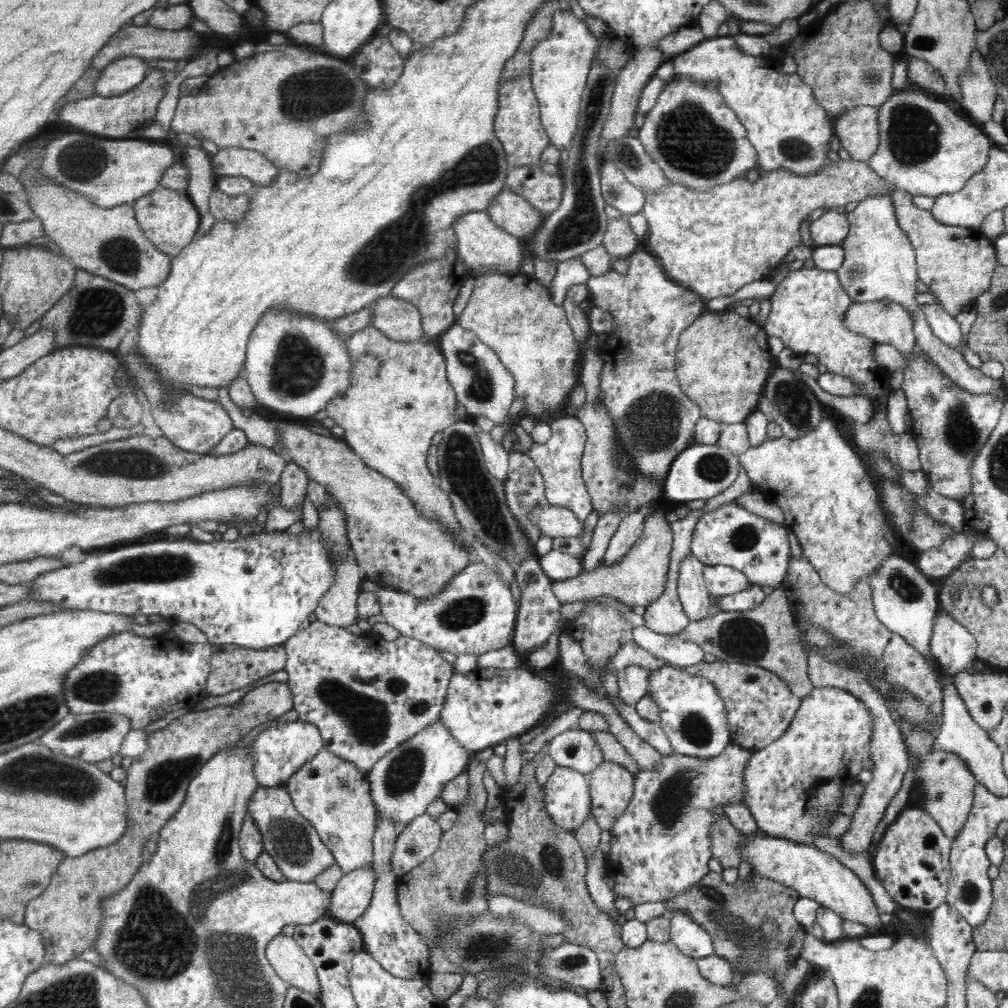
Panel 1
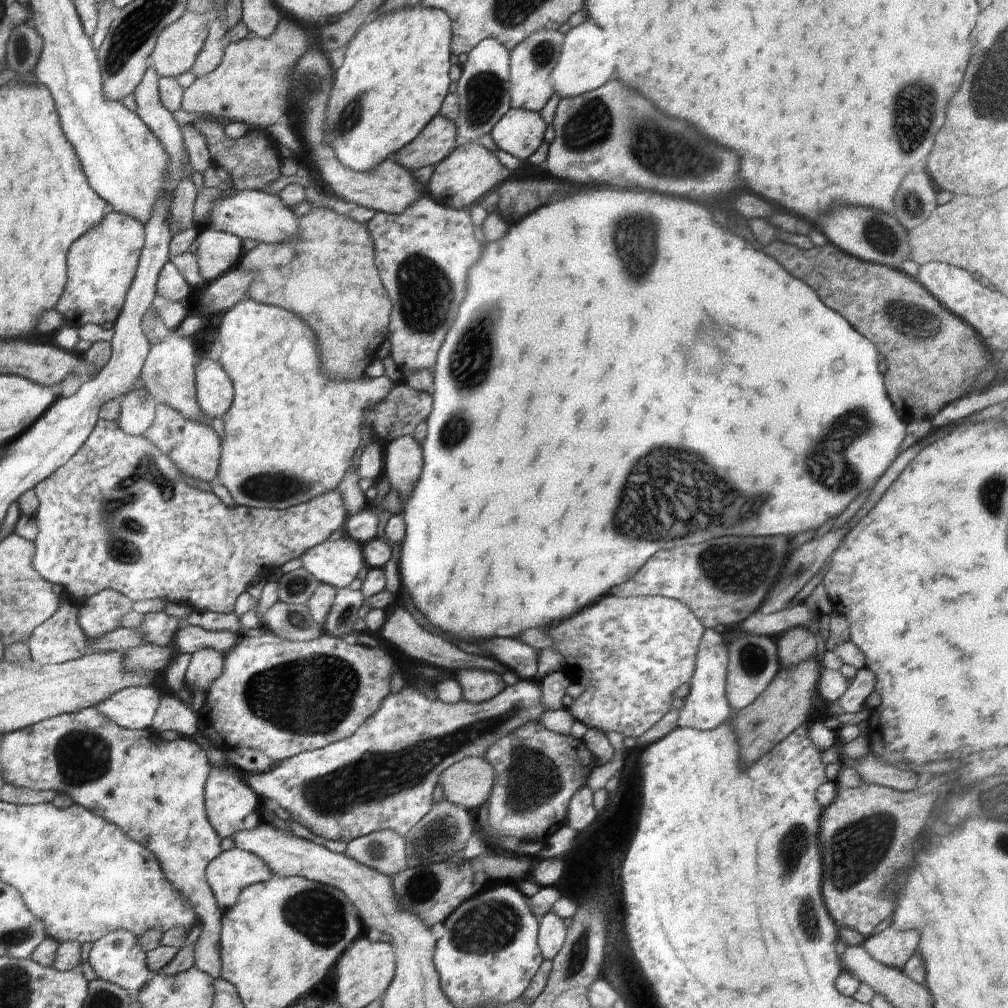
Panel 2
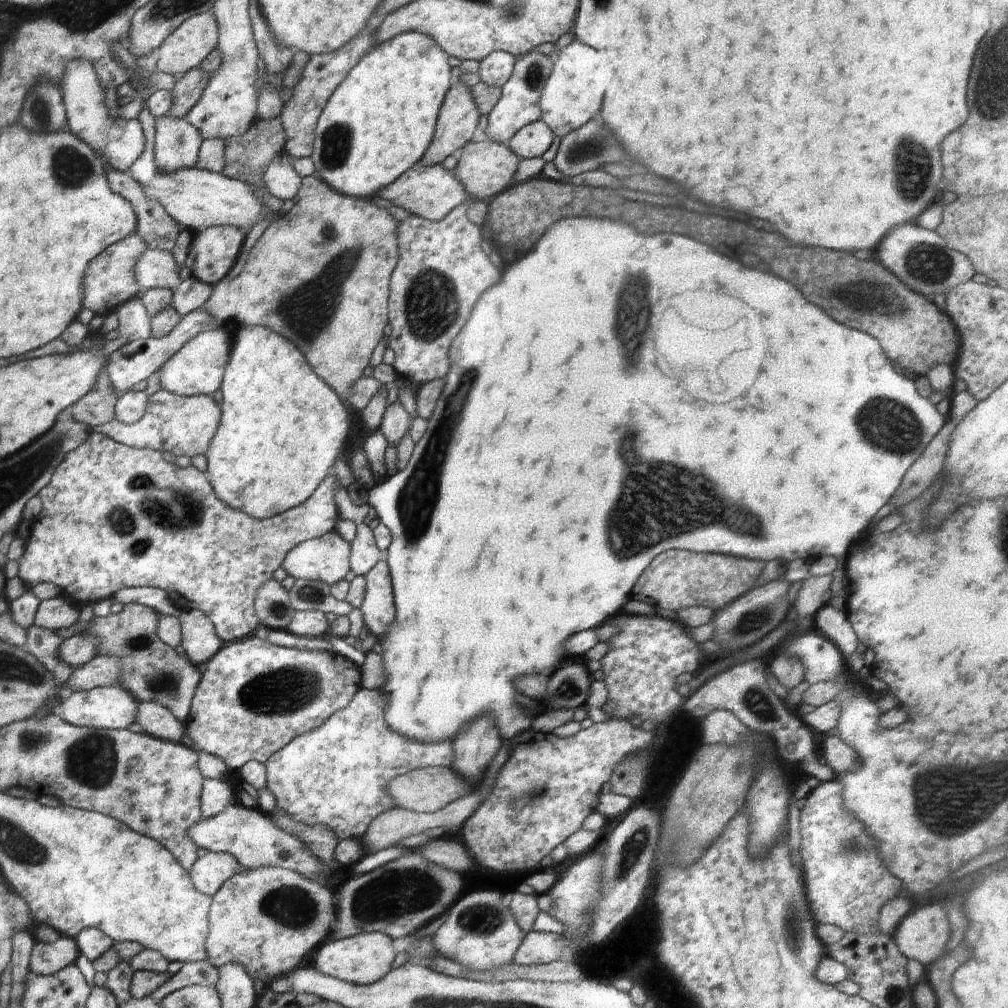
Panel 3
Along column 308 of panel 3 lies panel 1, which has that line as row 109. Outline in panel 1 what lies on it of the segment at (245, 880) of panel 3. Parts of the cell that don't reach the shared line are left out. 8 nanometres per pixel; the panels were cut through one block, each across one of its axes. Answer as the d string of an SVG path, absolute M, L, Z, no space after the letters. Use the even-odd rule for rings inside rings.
M908 86L896 91L878 107L878 130L879 148L868 160L869 167L880 175L880 178L891 183L893 188L906 190L914 196L937 197L939 194L960 190L976 171L983 169L988 162L990 150L996 146L988 135L958 115L939 97Z

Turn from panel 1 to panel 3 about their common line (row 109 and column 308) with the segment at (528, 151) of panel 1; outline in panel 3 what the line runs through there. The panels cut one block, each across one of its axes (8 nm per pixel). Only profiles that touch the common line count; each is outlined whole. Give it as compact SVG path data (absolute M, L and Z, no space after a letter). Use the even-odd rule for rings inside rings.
M91 431L82 446L76 448L75 451L68 452L64 456L63 462L56 467L54 474L51 476L51 482L39 492L38 495L42 503L42 511L44 510L44 512L42 512L38 525L34 528L25 545L24 554L18 559L19 571L17 576L25 582L28 588L34 587L36 584L40 584L40 582L56 584L58 588L61 588L61 594L74 604L77 604L79 608L85 605L94 605L101 600L110 599L110 596L121 588L158 587L168 593L172 604L179 609L184 611L198 609L200 612L204 612L214 625L218 638L224 644L249 637L260 627L259 618L256 616L254 608L254 601L260 586L273 578L274 571L282 566L286 554L292 548L305 540L320 538L323 534L335 530L336 523L340 519L336 502L334 502L334 486L336 486L338 479L335 475L327 476L310 495L310 498L304 500L302 504L298 504L298 506L294 506L294 508L290 508L290 510L286 510L286 512L276 516L264 518L264 520L254 520L252 516L248 516L245 512L234 510L228 504L224 504L216 496L208 480L207 473L201 472L193 465L181 468L166 461L162 455L163 453L160 451L132 447L117 440L112 440L112 437L104 436L100 432Z

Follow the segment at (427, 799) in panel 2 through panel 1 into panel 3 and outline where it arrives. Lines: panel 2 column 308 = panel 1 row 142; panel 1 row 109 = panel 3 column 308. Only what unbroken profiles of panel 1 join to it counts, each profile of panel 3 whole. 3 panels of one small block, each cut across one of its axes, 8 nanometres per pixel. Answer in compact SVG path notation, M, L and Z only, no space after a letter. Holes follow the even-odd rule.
M361 687L346 708L334 712L322 726L293 738L284 748L269 756L265 762L266 788L274 795L276 808L296 822L322 824L330 828L336 833L338 841L344 838L359 841L372 820L394 806L394 800L386 788L392 778L422 767L451 767L454 762L453 740L424 744L404 738L394 732L384 718L388 702L390 700L383 691Z

